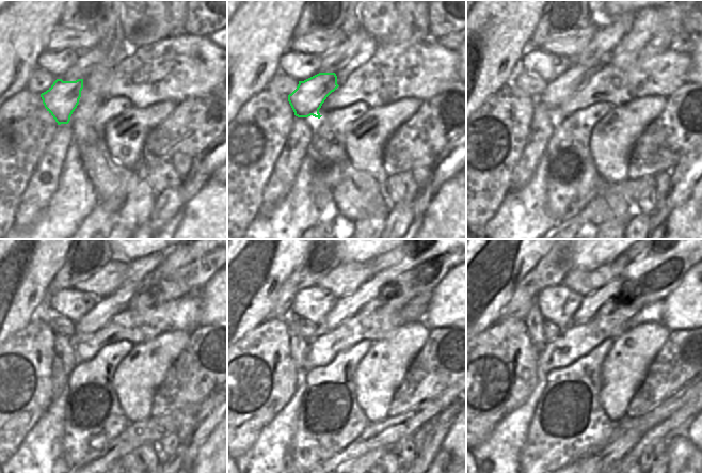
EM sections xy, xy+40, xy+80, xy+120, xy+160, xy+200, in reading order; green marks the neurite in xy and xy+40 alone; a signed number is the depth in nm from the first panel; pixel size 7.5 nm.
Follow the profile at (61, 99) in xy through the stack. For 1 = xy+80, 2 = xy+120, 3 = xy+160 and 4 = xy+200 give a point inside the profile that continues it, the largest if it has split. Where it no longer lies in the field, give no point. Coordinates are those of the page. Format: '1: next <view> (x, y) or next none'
1: next xy+80 (558, 91)
2: next xy+120 (187, 267)
3: next xy+160 (428, 261)
4: next xy+200 (651, 279)

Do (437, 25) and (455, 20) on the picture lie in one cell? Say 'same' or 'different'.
same

